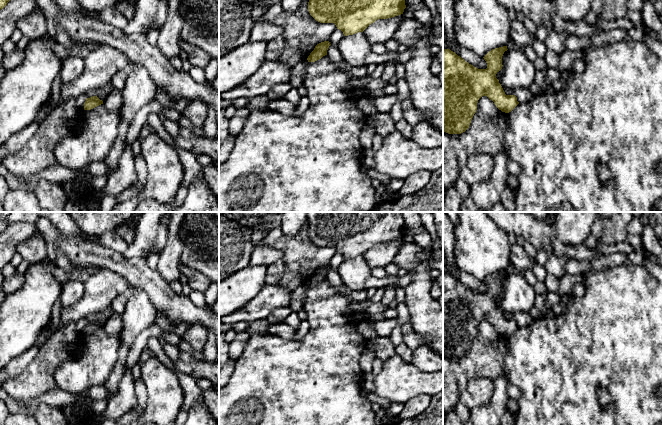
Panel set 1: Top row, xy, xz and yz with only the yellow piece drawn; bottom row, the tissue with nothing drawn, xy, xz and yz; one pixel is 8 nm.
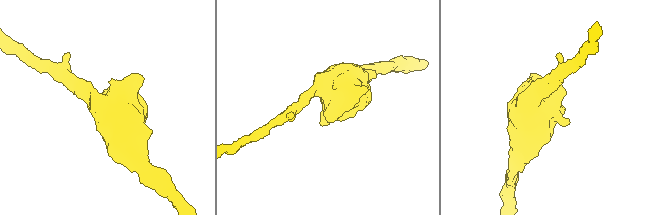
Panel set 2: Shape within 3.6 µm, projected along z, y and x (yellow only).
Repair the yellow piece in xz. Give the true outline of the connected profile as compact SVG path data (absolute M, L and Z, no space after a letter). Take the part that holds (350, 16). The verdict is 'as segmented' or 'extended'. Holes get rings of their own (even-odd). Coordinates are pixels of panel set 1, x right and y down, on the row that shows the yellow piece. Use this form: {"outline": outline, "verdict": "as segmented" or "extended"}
{"outline": "M309 0L308 11L320 23L334 23L344 36L363 32L378 19L403 14L405 0Z", "verdict": "as segmented"}

